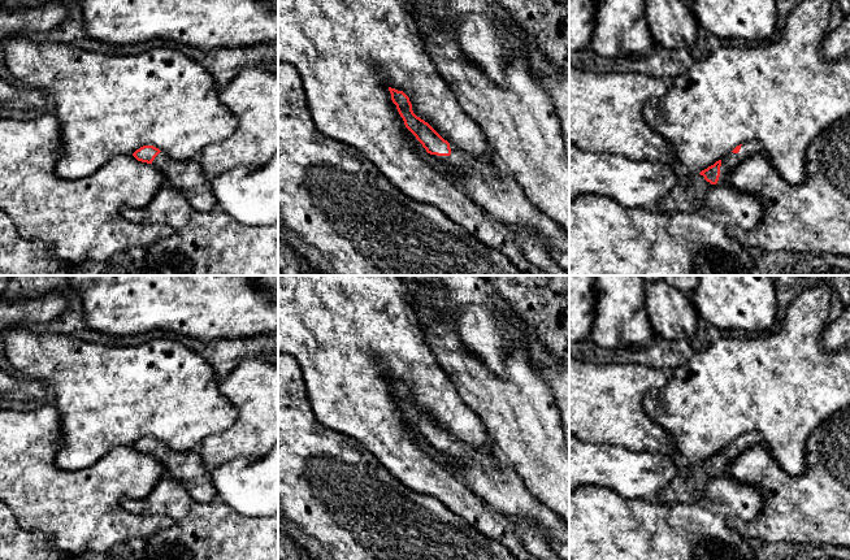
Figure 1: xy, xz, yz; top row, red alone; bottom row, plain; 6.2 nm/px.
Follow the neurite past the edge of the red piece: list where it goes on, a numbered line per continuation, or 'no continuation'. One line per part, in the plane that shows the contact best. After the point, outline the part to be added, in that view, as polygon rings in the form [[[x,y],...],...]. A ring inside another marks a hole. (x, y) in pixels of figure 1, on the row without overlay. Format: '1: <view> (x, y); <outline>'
1: yz (688, 486); [[[749,431],[741,437],[738,444],[729,444],[721,451],[720,468],[711,476],[699,464],[680,468],[676,477],[659,492],[656,502],[664,504],[695,503],[704,498],[706,485],[715,477],[727,476],[727,468],[750,446],[762,443],[758,431]]]

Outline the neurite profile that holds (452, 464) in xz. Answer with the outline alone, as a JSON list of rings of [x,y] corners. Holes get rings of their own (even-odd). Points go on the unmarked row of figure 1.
[[[426,440],[422,442],[422,447],[428,453],[433,455],[442,463],[447,464],[452,469],[452,472],[457,476],[459,468],[463,466],[460,461],[455,461],[451,457],[442,455],[433,446],[428,444]]]

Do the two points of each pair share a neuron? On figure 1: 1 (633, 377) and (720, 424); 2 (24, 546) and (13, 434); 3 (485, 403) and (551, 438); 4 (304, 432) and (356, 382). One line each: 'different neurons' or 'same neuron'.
1: different neurons
2: different neurons
3: same neuron
4: different neurons

